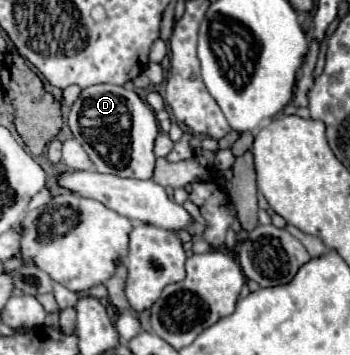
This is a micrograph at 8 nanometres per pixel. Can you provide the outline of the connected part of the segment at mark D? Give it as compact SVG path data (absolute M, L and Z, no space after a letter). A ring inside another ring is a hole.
M92 85L82 89L80 97L70 107L68 125L74 139L84 147L96 171L114 173L118 177L152 179L154 171L154 139L158 135L158 121L150 105L140 99L134 89L118 85Z

